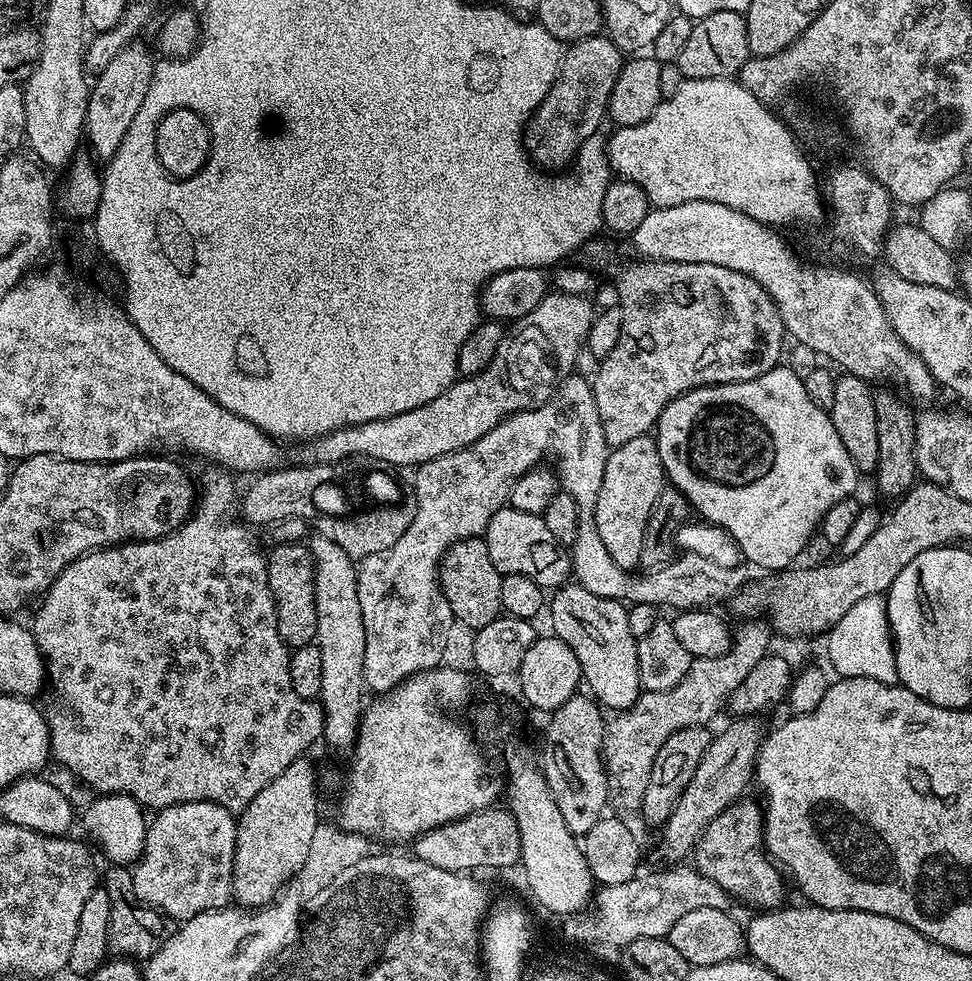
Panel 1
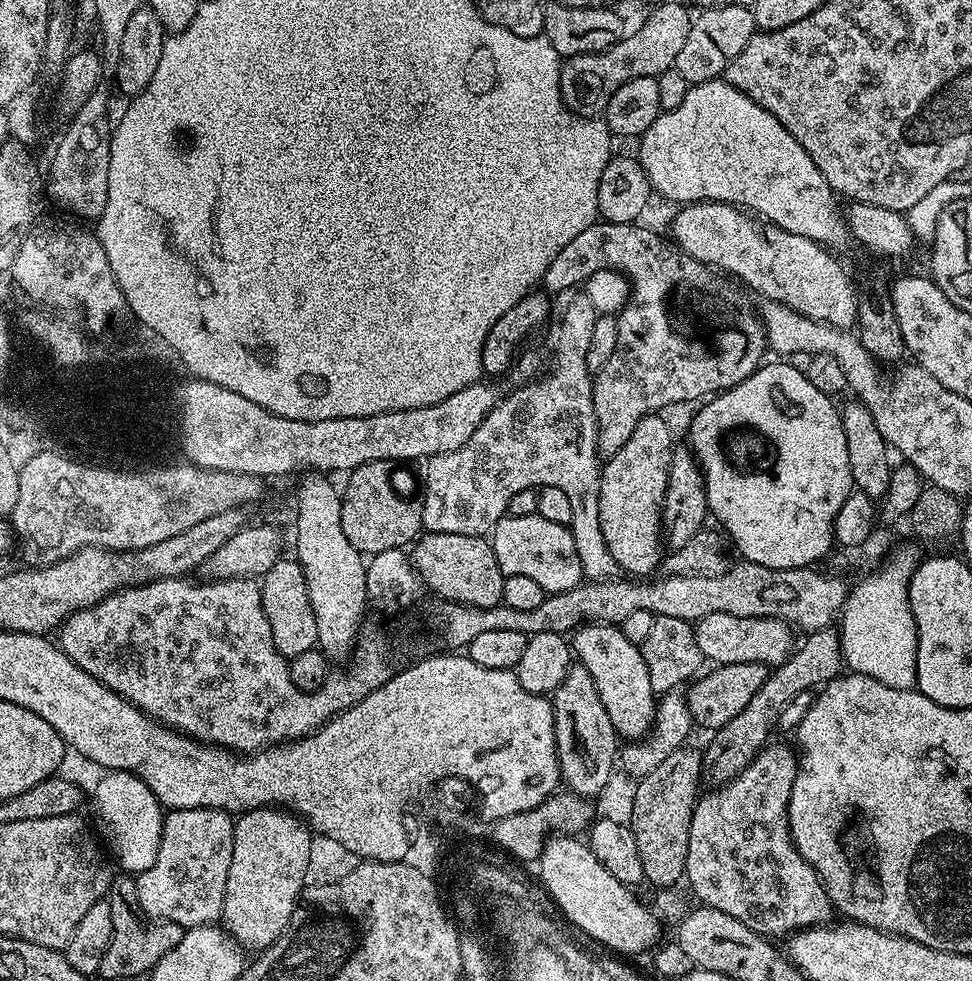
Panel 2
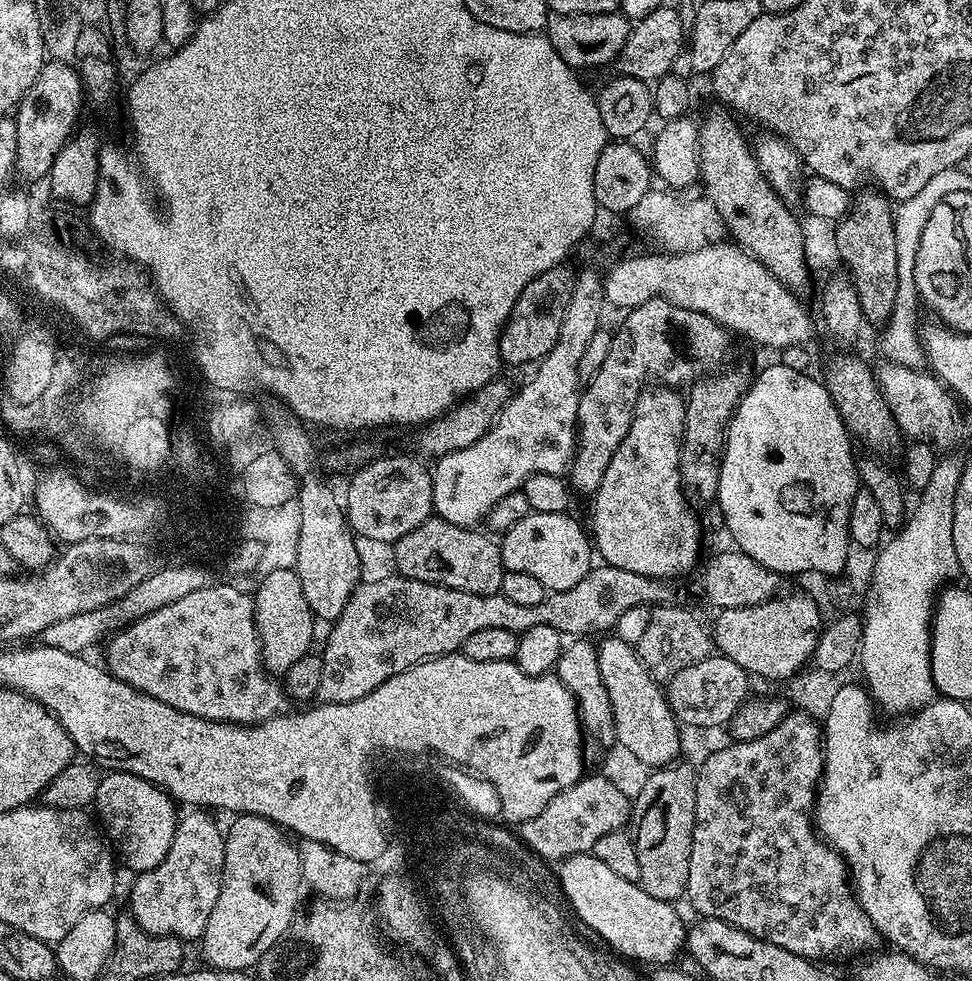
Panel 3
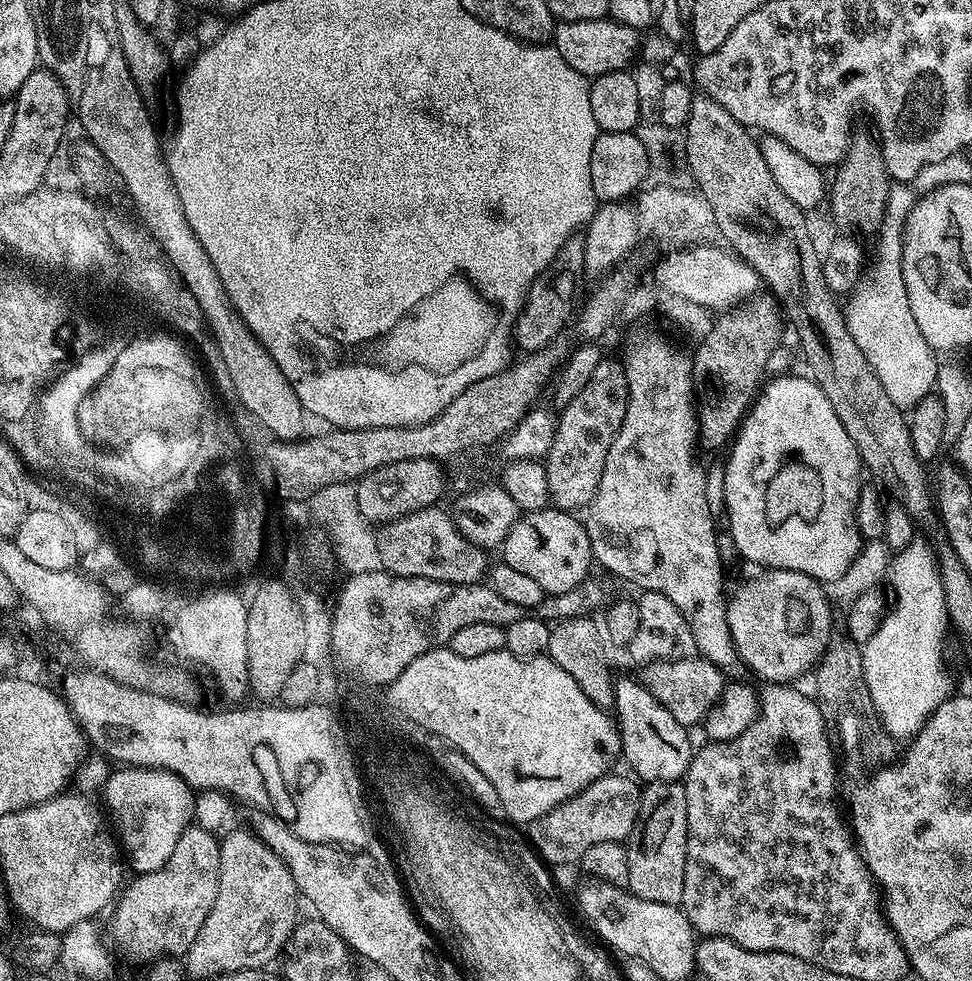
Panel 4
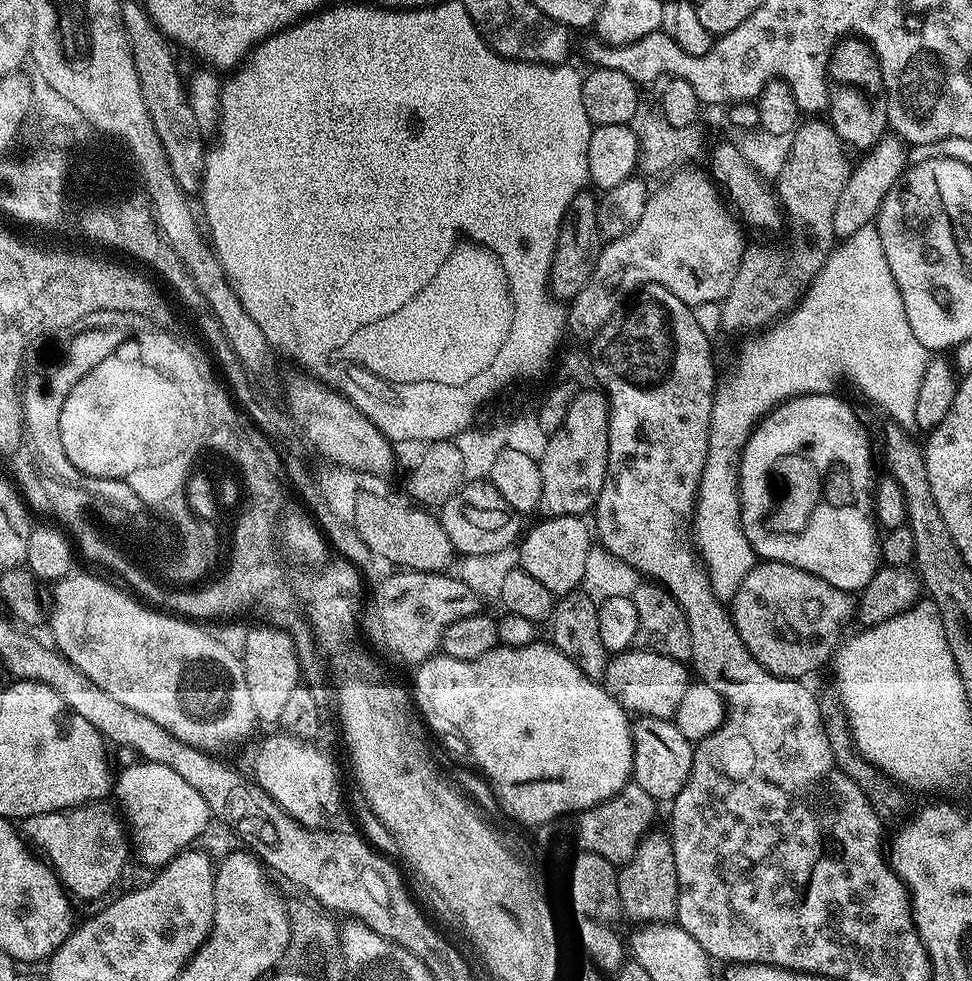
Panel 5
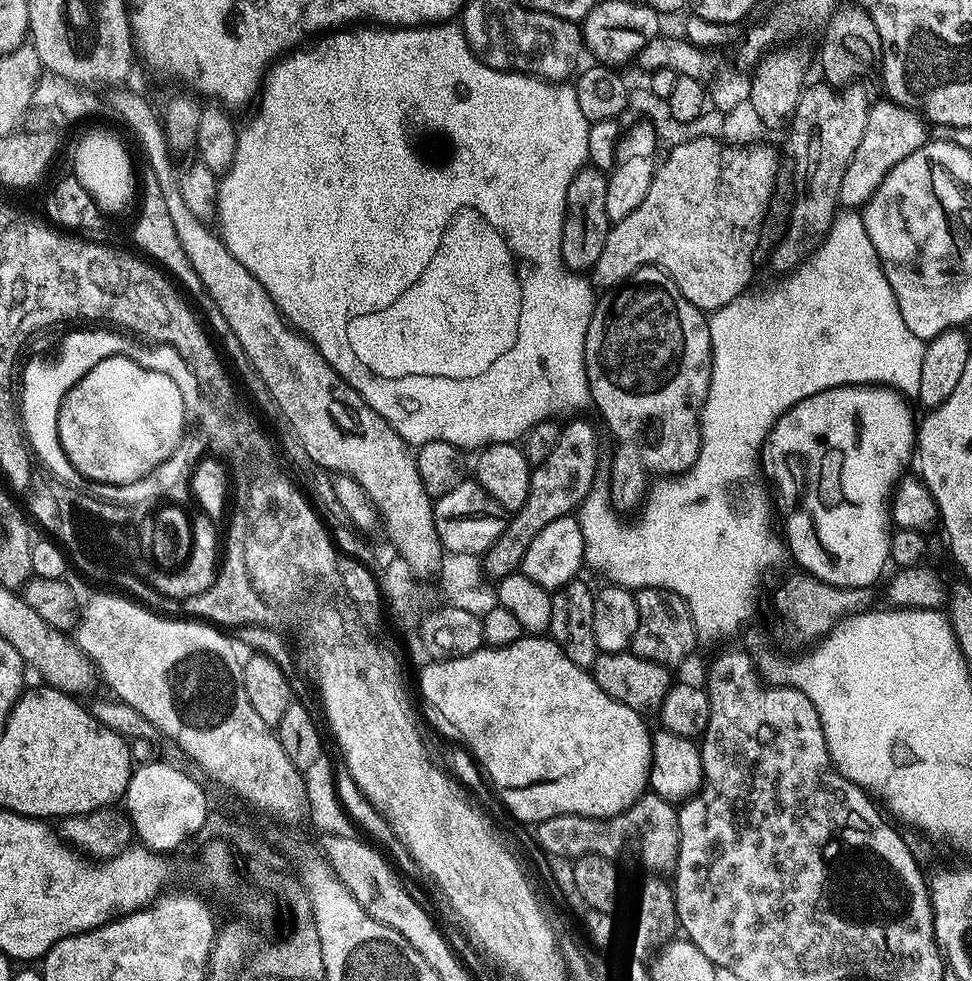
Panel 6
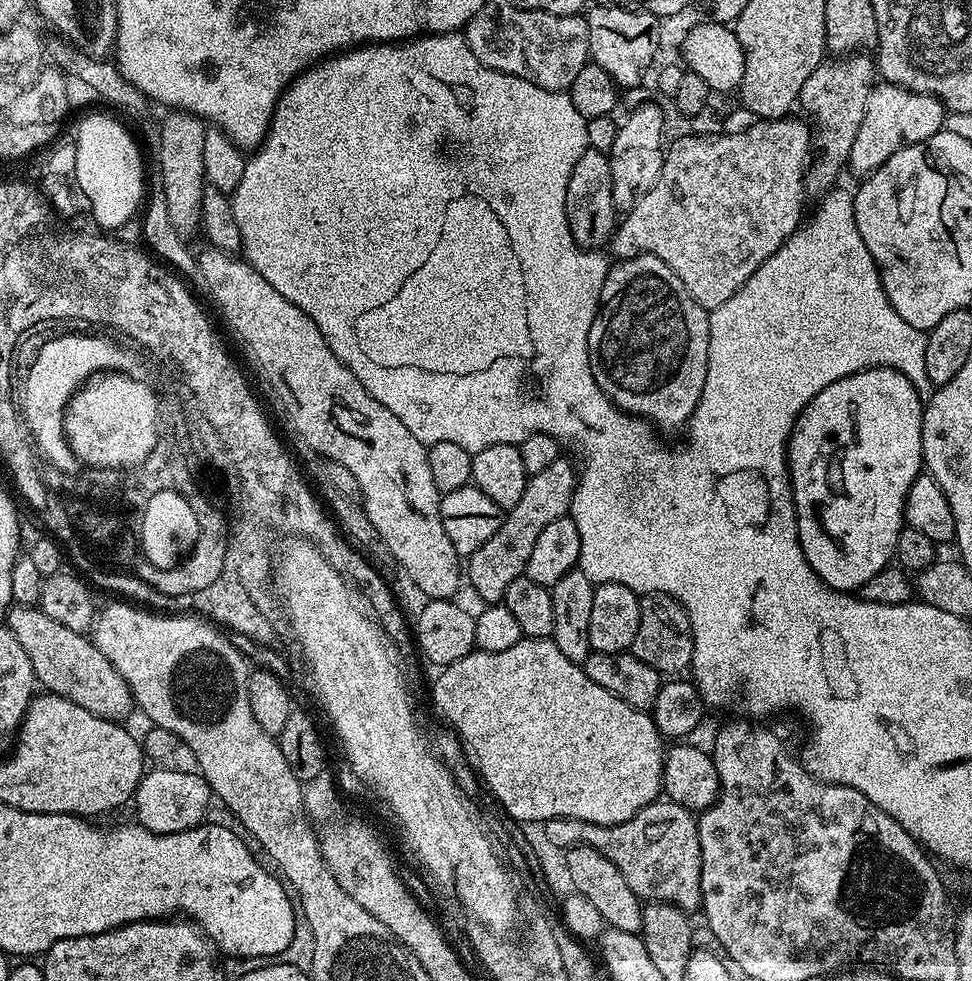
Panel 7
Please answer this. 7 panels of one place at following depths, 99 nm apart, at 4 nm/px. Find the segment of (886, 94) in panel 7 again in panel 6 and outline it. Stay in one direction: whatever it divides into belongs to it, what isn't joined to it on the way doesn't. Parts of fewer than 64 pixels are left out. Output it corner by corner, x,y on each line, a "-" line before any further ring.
881,98
877,104
873,103
868,110
861,145
854,151
853,160
842,177
841,189
838,191
839,207
844,210
863,209
878,186
882,186
886,174
890,174
890,170
894,170
902,158
914,154
914,150
926,142
924,128
926,129
925,121
909,108
903,108
887,98

